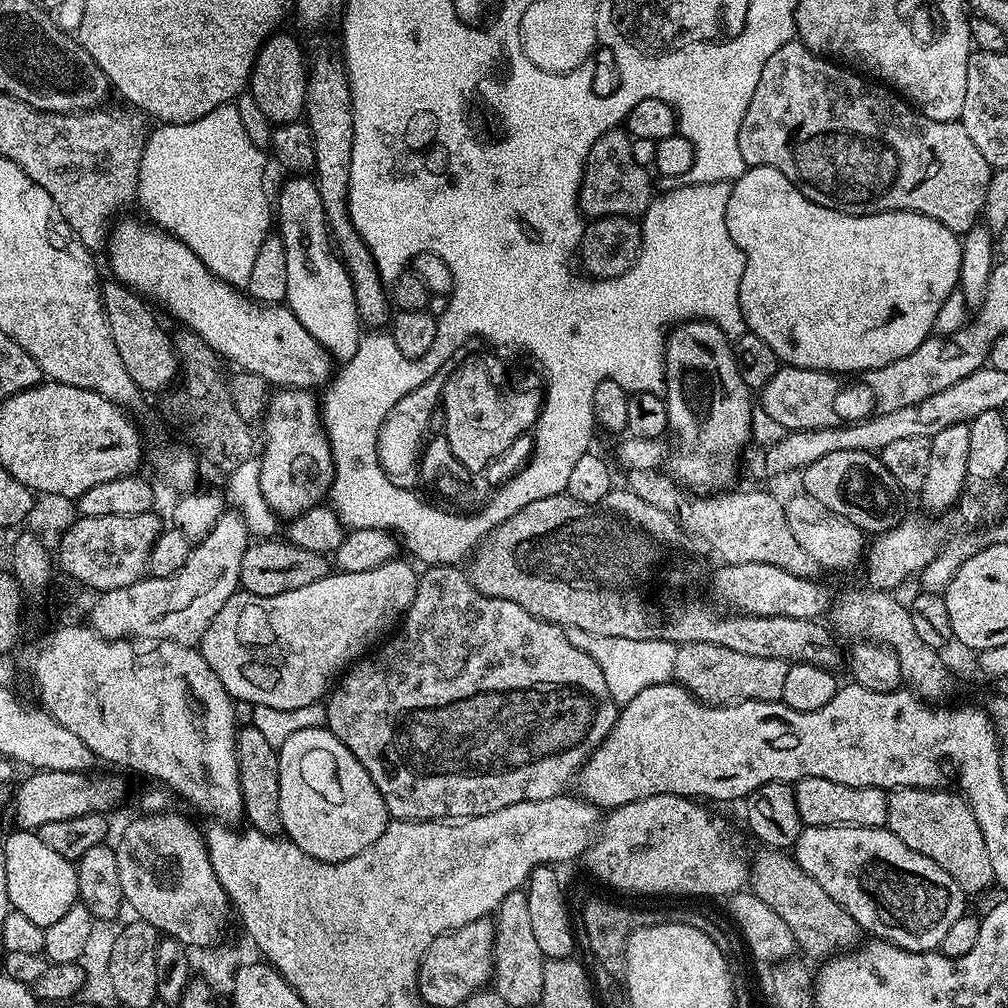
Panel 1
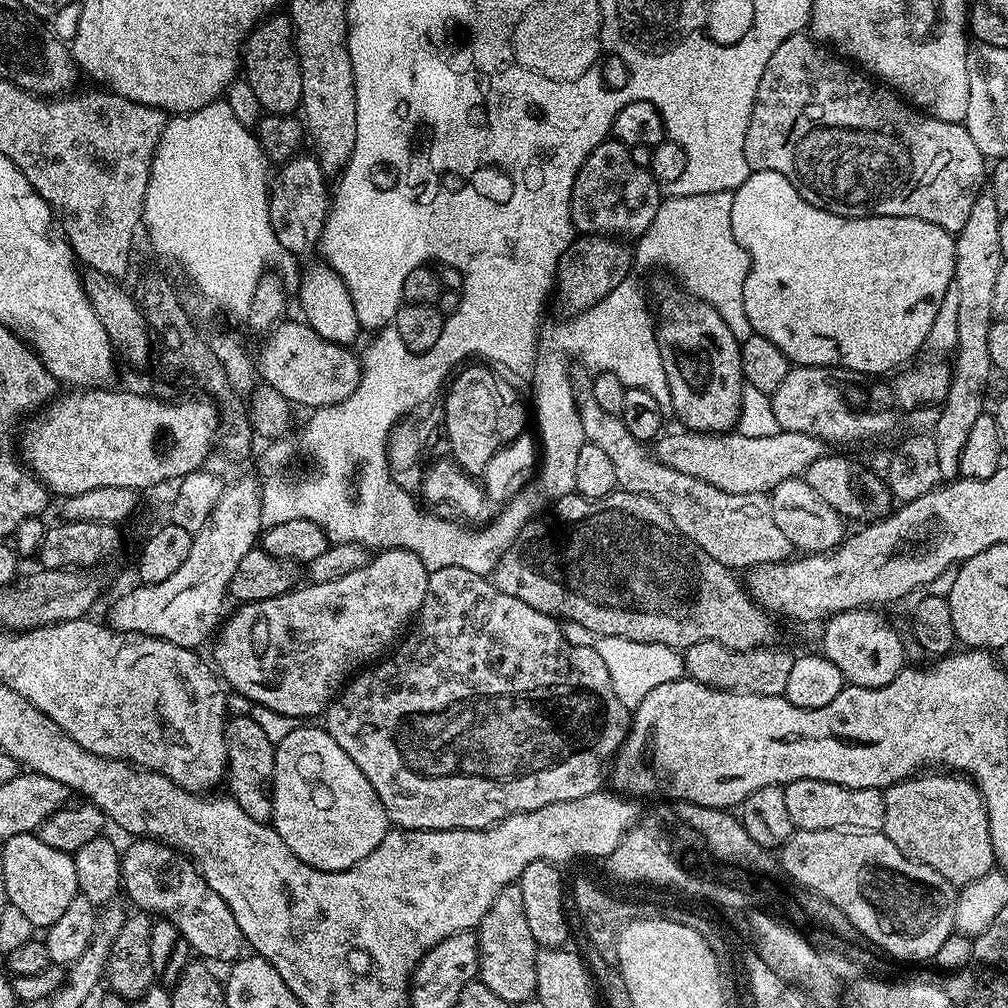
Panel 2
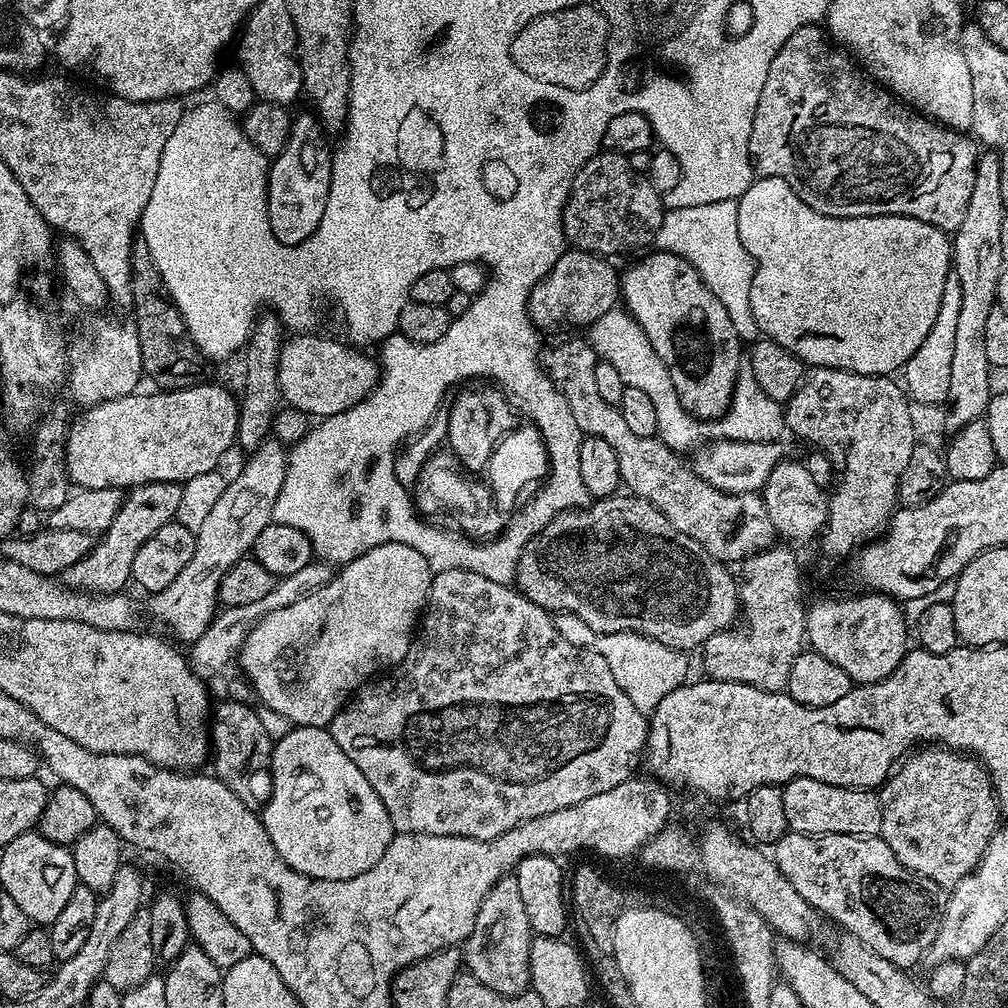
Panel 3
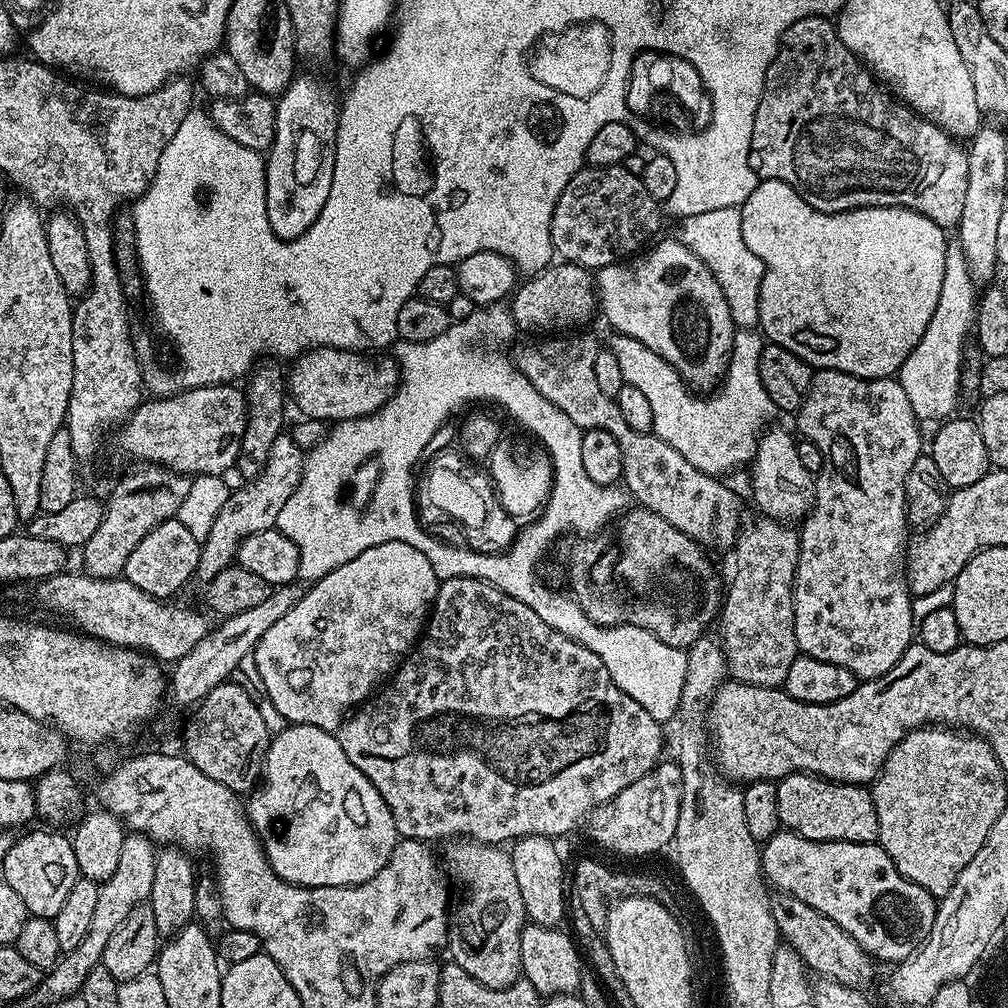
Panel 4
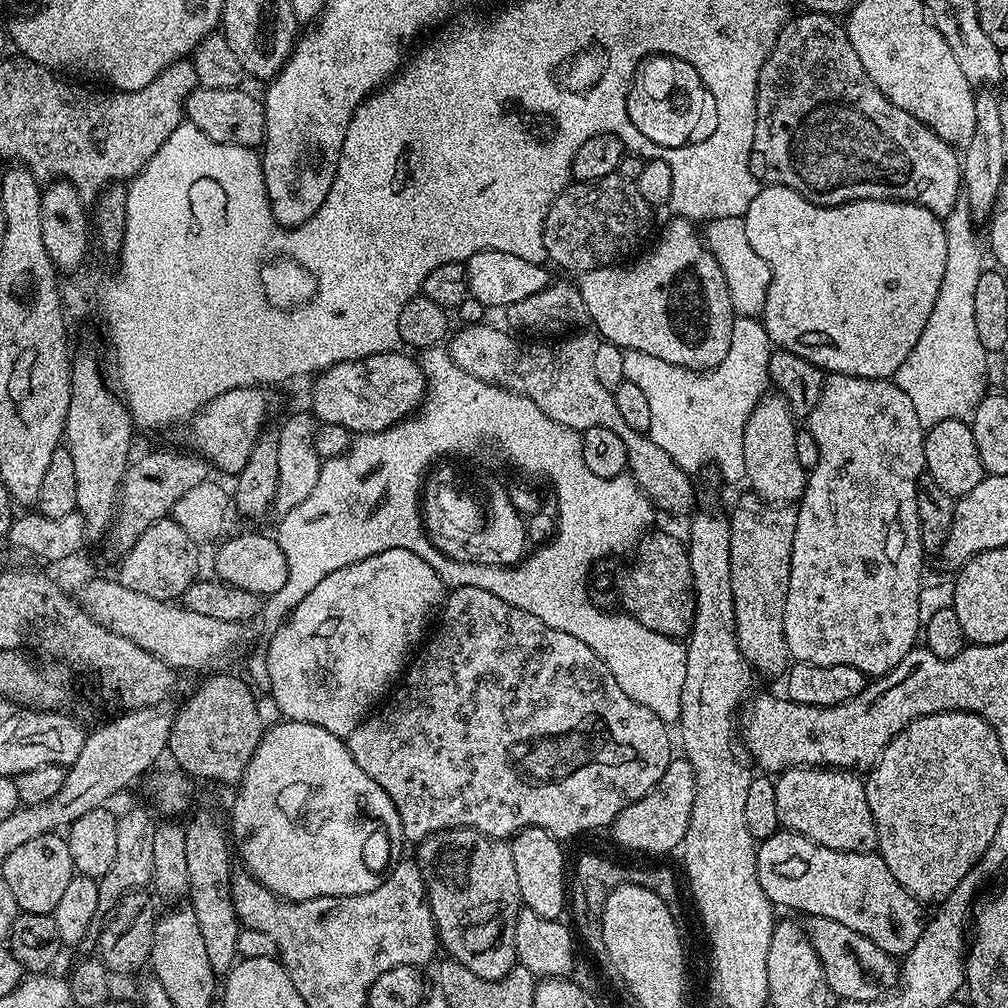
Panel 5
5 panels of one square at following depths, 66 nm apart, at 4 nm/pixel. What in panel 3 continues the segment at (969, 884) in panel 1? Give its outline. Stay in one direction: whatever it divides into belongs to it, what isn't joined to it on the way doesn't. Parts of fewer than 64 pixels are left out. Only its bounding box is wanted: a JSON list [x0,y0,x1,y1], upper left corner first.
[878,746,1001,886]

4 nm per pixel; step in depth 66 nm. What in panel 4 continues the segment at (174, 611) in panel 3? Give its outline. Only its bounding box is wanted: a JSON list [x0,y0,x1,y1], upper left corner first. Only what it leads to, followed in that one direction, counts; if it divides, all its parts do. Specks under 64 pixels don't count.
[198,434,305,582]

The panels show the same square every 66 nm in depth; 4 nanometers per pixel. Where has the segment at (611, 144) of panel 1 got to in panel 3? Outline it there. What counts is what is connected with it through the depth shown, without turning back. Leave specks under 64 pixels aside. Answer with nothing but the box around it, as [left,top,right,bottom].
[564,150,666,253]

